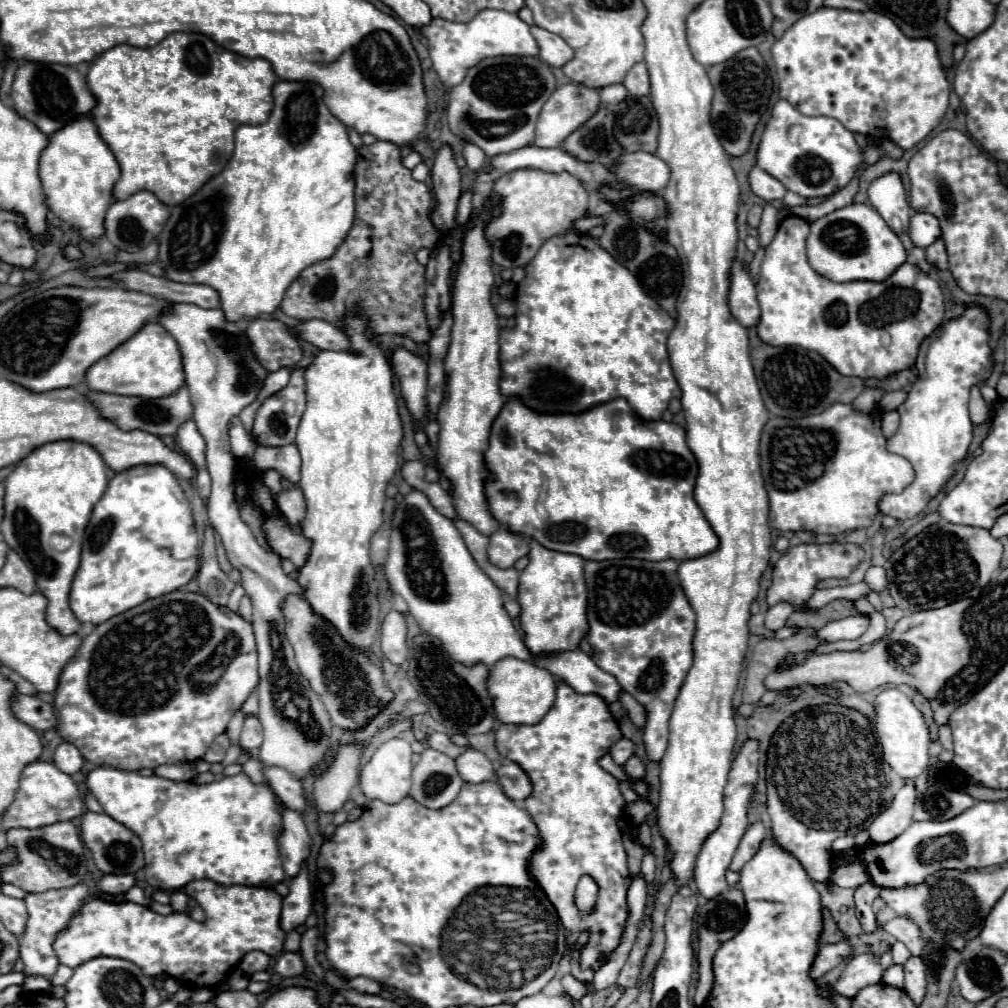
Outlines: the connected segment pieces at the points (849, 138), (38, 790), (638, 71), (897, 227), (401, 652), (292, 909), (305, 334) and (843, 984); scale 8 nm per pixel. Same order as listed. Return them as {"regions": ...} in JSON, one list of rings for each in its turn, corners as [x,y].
{"regions":[[[[779,99],[773,107],[771,119],[763,131],[757,165],[779,179],[789,191],[803,197],[829,197],[837,189],[845,187],[861,165],[869,167],[883,157],[881,149],[869,145],[861,149],[849,129],[845,129],[833,117],[807,117],[799,113],[789,101]]],[[[35,761],[23,769],[19,791],[13,799],[13,803],[3,813],[1,829],[9,831],[13,827],[25,827],[25,829],[37,829],[45,827],[57,821],[69,821],[83,815],[83,797],[75,783],[75,779],[59,769],[55,769],[49,761]]],[[[639,63],[639,65],[633,65],[625,77],[625,83],[623,83],[631,95],[635,97],[641,97],[641,95],[649,95],[649,75],[647,75],[647,67],[645,63]]],[[[887,173],[879,179],[875,179],[869,185],[869,203],[877,209],[877,213],[885,219],[885,223],[897,233],[907,233],[909,219],[911,219],[911,207],[905,197],[903,183],[897,173]]],[[[389,611],[381,625],[381,651],[391,661],[401,665],[407,659],[407,625],[405,617]]],[[[303,867],[301,873],[289,881],[289,895],[283,899],[283,913],[281,913],[283,931],[293,931],[305,923],[313,907],[311,893],[313,893],[313,885],[309,881],[307,867]]],[[[309,319],[309,321],[301,321],[295,327],[295,333],[299,339],[319,347],[319,349],[333,349],[333,351],[341,351],[347,349],[347,337],[333,325],[321,319]]],[[[873,953],[853,955],[849,963],[843,967],[841,977],[833,983],[837,995],[853,997],[859,989],[867,985],[877,985],[883,977],[883,969],[879,965],[879,957]]]]}

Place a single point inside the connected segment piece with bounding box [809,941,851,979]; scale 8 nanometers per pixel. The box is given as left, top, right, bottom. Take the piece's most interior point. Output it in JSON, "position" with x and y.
{"position":[829,956]}

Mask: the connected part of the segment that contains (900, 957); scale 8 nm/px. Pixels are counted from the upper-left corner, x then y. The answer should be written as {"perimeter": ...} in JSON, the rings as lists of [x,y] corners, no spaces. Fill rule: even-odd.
{"perimeter":[[[893,943],[893,947],[891,947],[891,955],[893,955],[893,961],[897,963],[897,965],[903,965],[909,957],[911,957],[911,953],[909,953],[909,949],[903,945],[903,943]]]}

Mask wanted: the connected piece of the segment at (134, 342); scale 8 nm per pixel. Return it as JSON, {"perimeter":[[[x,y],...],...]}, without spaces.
{"perimeter":[[[147,323],[129,341],[119,345],[113,353],[97,361],[87,371],[87,387],[93,391],[105,391],[115,395],[135,395],[145,399],[167,397],[185,385],[183,361],[177,341],[157,323]]]}

